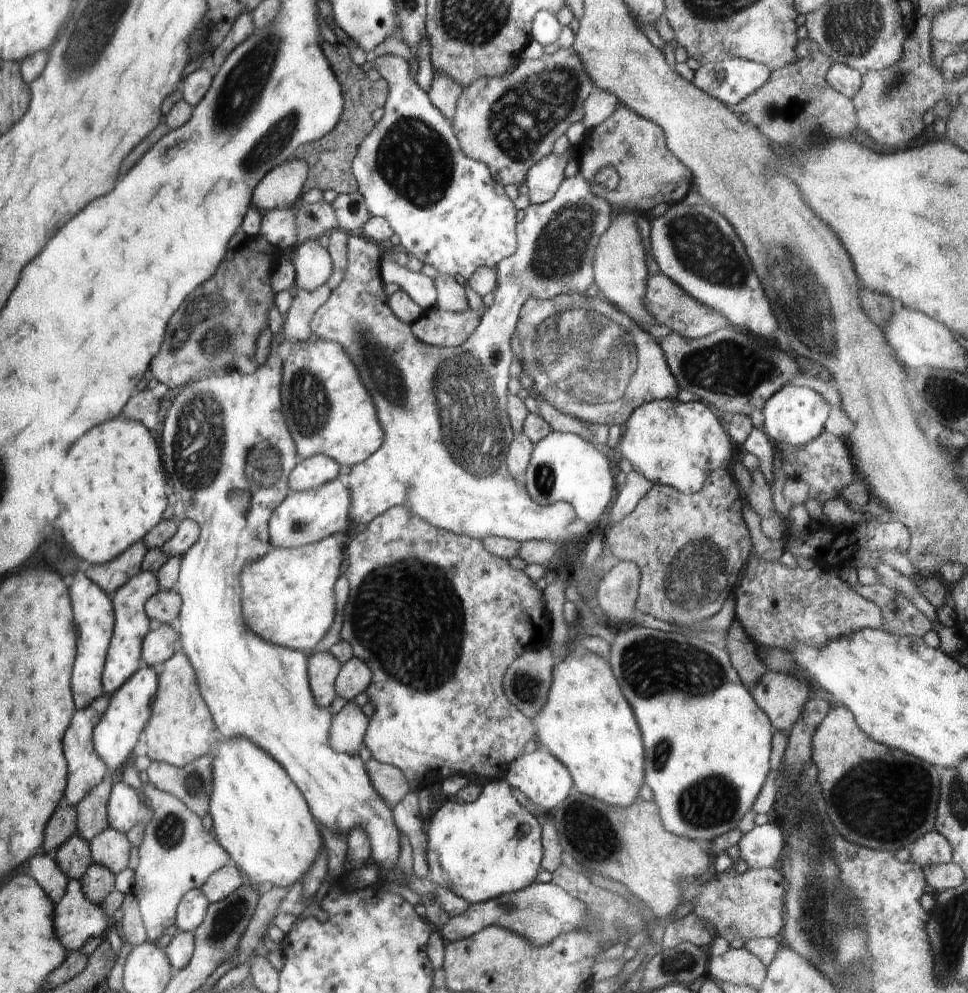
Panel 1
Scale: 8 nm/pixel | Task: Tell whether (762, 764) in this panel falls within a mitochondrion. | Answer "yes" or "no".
no

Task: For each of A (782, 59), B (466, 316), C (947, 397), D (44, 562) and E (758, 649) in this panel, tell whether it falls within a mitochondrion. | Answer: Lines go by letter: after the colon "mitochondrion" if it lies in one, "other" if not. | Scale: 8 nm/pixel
A: other
B: other
C: mitochondrion
D: other
E: other

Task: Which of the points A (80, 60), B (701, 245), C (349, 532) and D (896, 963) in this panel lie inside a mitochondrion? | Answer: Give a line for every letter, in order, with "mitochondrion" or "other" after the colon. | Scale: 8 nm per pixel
A: mitochondrion
B: mitochondrion
C: other
D: other

